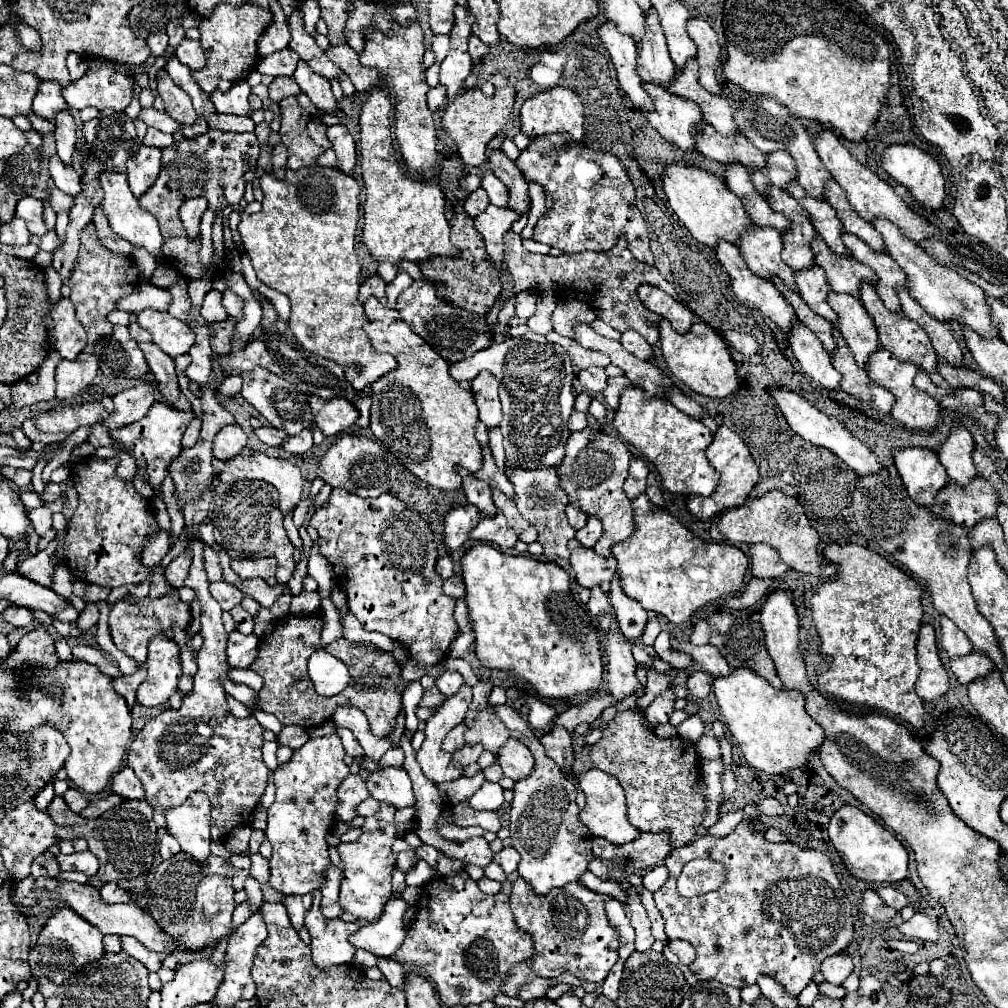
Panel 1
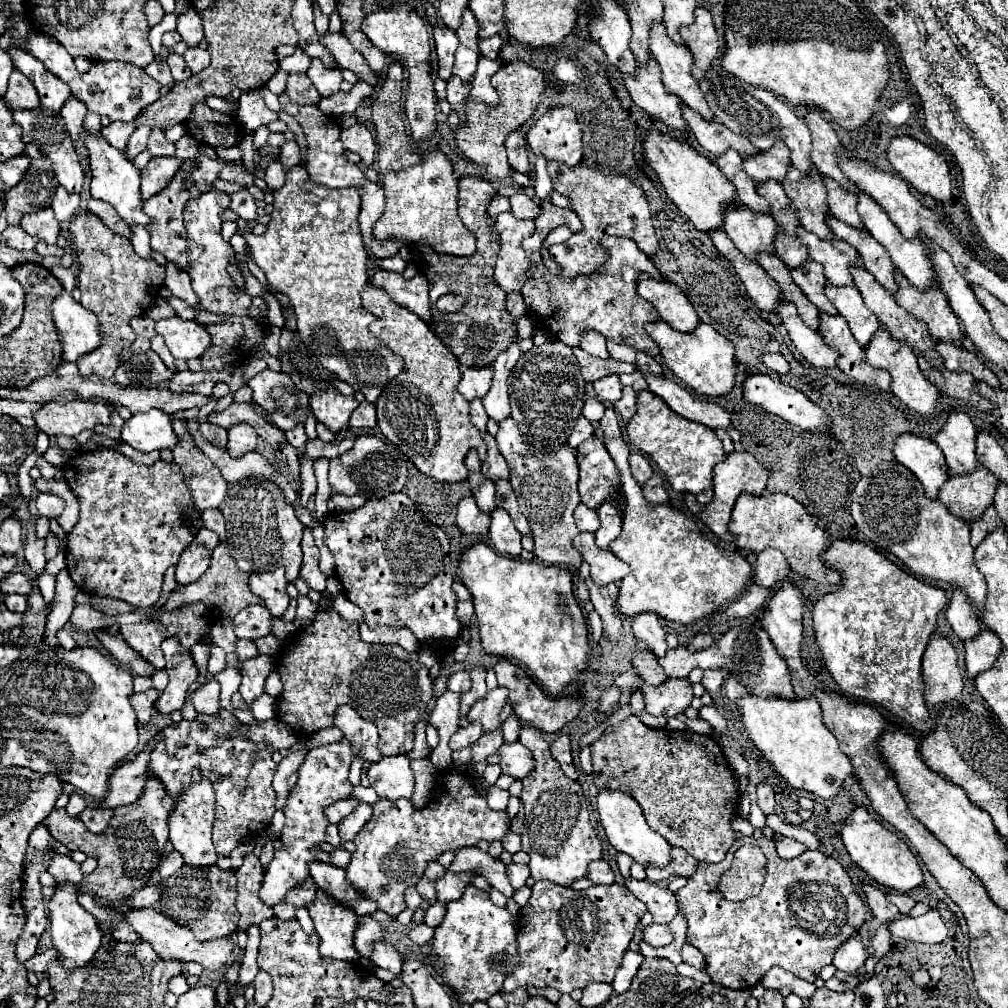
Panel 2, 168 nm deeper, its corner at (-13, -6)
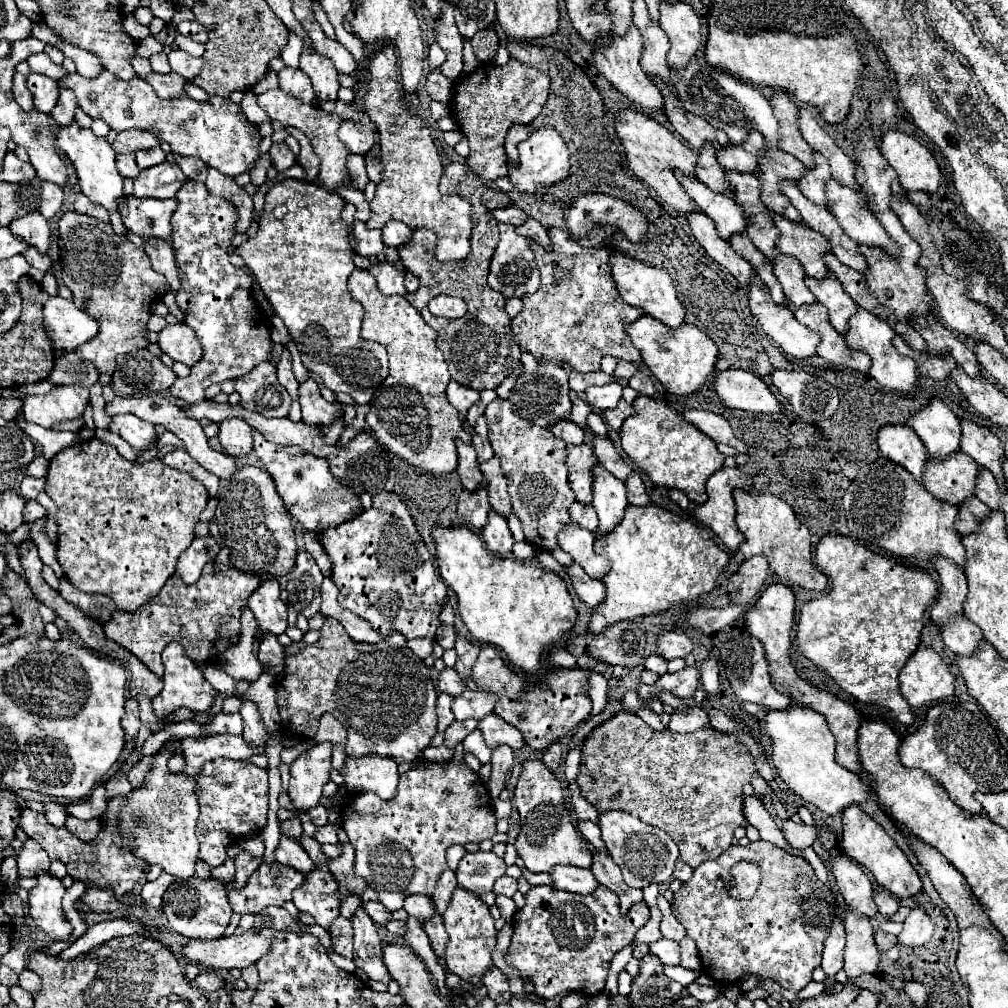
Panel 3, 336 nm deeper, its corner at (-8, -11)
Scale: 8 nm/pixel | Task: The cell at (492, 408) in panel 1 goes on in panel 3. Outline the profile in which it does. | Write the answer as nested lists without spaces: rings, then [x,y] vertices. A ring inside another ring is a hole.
[[[500,224],[500,240],[498,240],[496,252],[490,262],[488,284],[506,298],[522,296],[526,292],[536,292],[540,286],[540,272],[534,262],[534,254],[528,246],[528,238],[516,234],[514,226],[510,226],[510,224]]]

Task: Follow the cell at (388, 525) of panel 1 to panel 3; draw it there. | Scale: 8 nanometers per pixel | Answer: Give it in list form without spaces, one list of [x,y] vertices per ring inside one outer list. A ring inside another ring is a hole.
[[[376,494],[372,498],[372,508],[338,526],[330,526],[318,536],[318,540],[332,560],[330,578],[340,590],[338,602],[342,608],[368,620],[378,634],[402,632],[406,638],[436,638],[436,630],[440,626],[440,610],[442,602],[446,602],[448,586],[438,576],[434,556],[424,544],[406,504],[398,498],[398,494]]]

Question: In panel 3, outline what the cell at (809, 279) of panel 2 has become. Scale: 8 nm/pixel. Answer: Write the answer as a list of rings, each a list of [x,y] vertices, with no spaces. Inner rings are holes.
[[[780,254],[776,258],[776,262],[774,262],[774,274],[776,274],[778,282],[782,284],[786,298],[794,306],[804,306],[804,304],[814,304],[816,302],[814,294],[804,284],[806,272],[804,272],[802,264],[794,256]]]

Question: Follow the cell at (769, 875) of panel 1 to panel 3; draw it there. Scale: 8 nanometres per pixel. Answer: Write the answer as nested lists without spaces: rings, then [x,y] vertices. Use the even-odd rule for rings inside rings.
[[[764,840],[750,842],[748,846],[730,846],[730,850],[726,850],[720,858],[698,866],[692,878],[674,892],[674,904],[678,908],[678,922],[686,928],[686,936],[698,946],[704,974],[714,978],[718,984],[738,984],[742,976],[756,974],[772,978],[782,988],[796,992],[812,980],[812,970],[822,962],[824,940],[828,938],[832,922],[840,916],[836,894],[816,878],[814,868],[802,856],[790,854]],[[738,860],[756,860],[762,868],[762,884],[752,900],[734,900],[724,888],[724,882],[732,878],[729,872],[732,864]]]

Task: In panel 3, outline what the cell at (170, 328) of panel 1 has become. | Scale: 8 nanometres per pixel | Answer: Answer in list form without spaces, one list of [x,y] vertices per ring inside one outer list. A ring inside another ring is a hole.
[[[168,324],[158,332],[158,346],[174,362],[194,366],[202,358],[202,346],[188,324]]]

